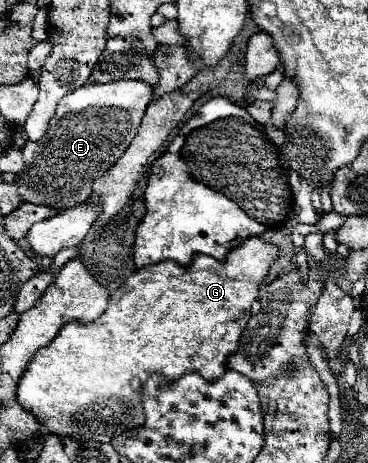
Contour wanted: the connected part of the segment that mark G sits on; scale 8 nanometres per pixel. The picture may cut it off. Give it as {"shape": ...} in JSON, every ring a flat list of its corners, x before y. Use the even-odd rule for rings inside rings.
{"shape":[[251,236,247,238,247,242,243,242,239,248,231,250,227,254,227,258,223,262,211,258,211,256,203,256,203,254,197,254,193,258,193,262,187,266,181,266,173,260,165,260,165,262,159,262,159,264,151,264,151,266,143,266,139,268,135,274,131,274,131,278,127,278,127,282,115,290,111,294,111,300,109,300,109,308,105,314,101,314,97,320,89,322,89,324,81,324,81,322,67,322,59,334,55,336,55,340,47,346,43,346,33,358,31,362,27,364,27,368,23,370,21,378,19,378,19,386,17,386,17,402,27,410,31,412,45,428,45,434,55,434,59,438,71,438,71,440,93,440,93,442,111,442,113,438,117,438,119,434,127,432,127,430,133,430,133,428,139,428,143,426,145,422,145,416,143,416,143,384,145,380,153,374,153,372,159,372,159,374,185,374,185,372,193,372,197,370,205,380,217,380,227,368,225,368,225,360,237,352,239,348,239,338,251,318,251,304,253,300,257,300,259,296,259,286,261,282,265,280,267,272,269,272,269,266,273,264,273,260,277,258,277,246,269,244,269,242,261,242,259,236]]}

